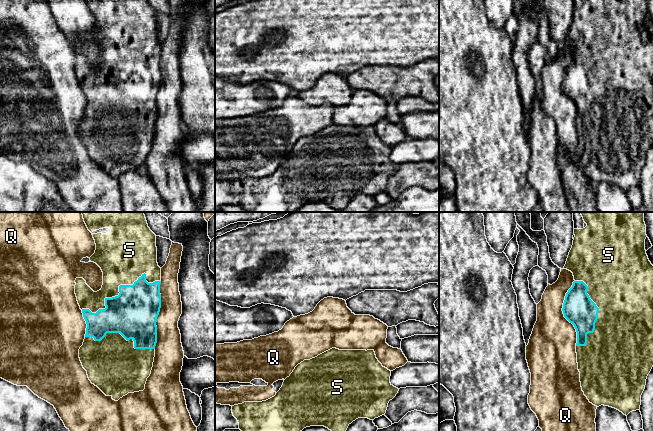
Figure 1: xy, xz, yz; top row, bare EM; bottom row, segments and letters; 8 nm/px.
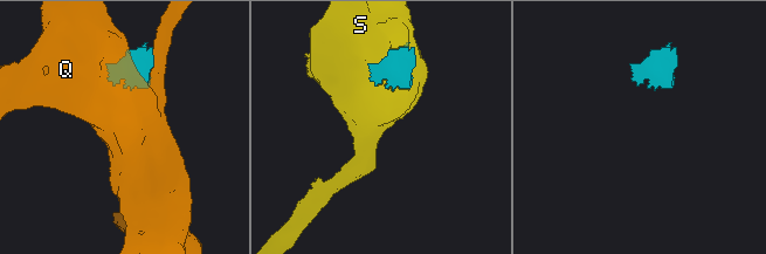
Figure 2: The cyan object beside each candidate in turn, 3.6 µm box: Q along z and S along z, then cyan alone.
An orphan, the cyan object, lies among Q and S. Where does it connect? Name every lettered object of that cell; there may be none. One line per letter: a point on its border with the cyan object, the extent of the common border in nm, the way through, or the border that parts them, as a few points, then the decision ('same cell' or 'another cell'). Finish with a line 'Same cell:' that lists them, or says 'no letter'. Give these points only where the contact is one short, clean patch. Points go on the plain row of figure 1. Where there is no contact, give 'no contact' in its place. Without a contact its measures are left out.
Q: xy (158, 90) | 550 nm | another cell
S: xy (119, 66) | 650 nm | same cell
Same cell: S

